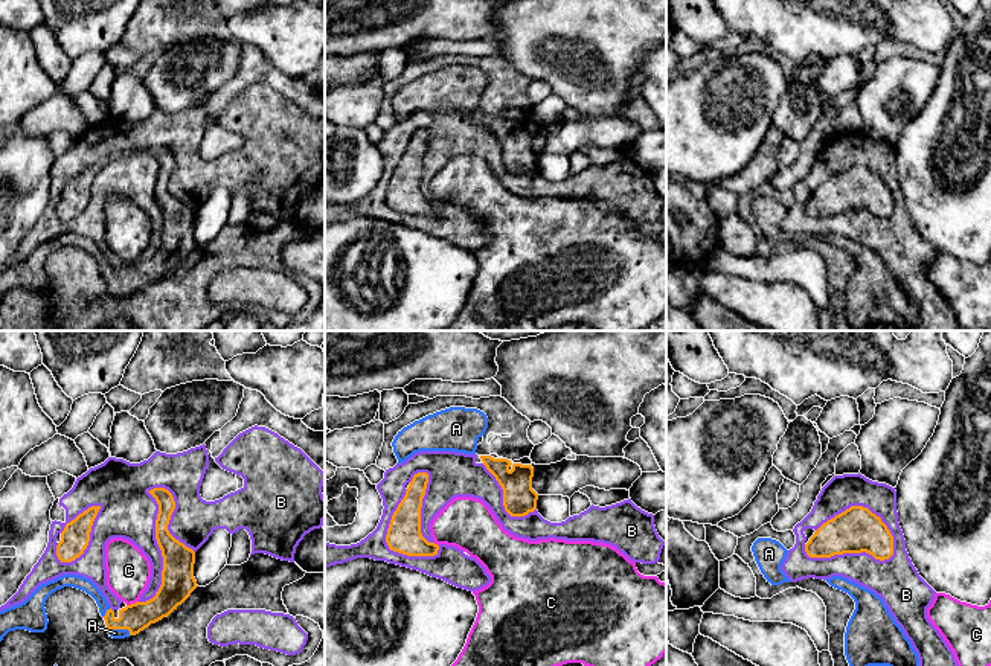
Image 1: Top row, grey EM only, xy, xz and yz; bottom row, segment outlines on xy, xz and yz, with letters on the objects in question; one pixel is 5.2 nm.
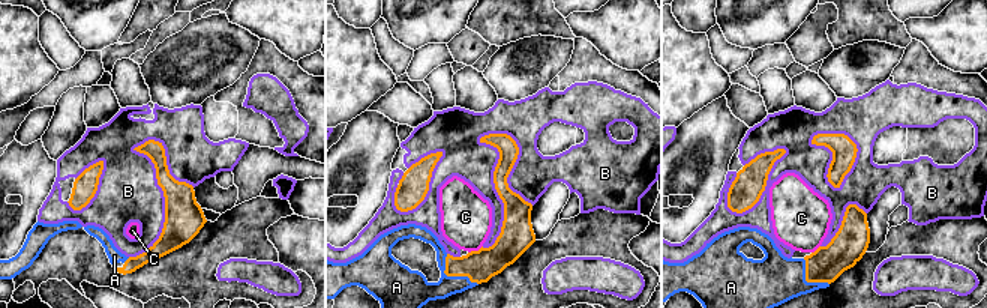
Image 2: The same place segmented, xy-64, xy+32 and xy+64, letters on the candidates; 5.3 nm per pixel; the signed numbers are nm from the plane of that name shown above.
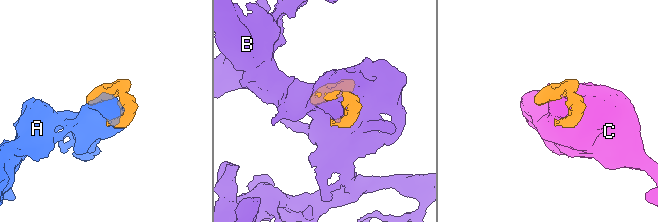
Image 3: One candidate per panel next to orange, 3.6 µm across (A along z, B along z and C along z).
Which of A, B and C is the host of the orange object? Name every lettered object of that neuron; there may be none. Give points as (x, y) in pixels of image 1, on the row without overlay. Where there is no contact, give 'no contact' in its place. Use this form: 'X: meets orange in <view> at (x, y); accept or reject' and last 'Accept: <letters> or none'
A: meets orange in xy at (121, 287); accept
B: meets orange in xy at (157, 201); reject
C: meets orange in xy at (131, 262); reject
Accept: A

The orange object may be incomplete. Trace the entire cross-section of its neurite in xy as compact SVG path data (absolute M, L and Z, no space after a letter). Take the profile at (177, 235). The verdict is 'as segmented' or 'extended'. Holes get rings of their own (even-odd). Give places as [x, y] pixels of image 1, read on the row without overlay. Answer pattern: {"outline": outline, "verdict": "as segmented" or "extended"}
{"outline": "M165 146L148 149L159 163L156 178L156 198L163 215L162 244L156 255L146 261L136 261L119 268L110 267L101 248L87 236L78 233L63 233L53 239L41 242L24 261L0 270L0 300L9 290L26 288L44 291L47 288L46 259L64 245L73 245L90 253L105 279L110 296L125 297L136 294L151 282L168 276L181 264L198 245L194 236L195 210L175 198L168 183L175 168L172 152Z", "verdict": "extended"}

